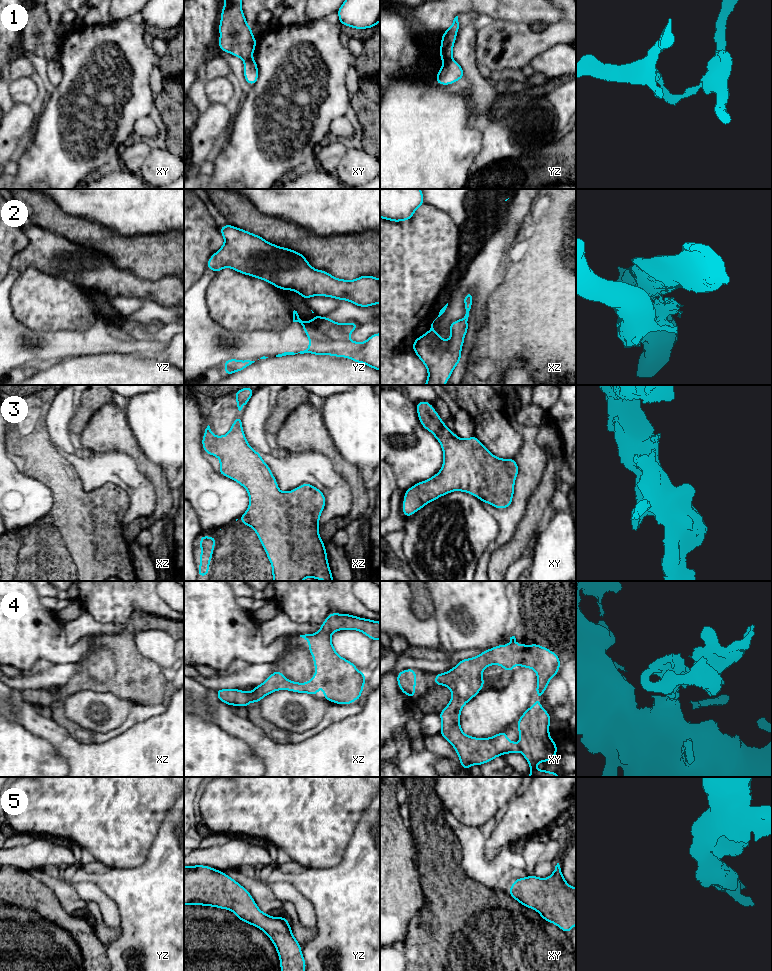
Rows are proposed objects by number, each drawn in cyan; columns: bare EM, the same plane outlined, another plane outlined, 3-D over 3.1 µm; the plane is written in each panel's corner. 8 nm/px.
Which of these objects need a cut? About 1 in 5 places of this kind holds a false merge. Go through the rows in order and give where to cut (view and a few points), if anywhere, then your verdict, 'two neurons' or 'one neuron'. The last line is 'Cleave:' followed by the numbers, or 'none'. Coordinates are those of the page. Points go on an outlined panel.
1: cut in xy along (252, 58), (244, 61); two neurons
2: cut in xz along (445, 309), (440, 311); two neurons
3: no cut; one neuron
4: no cut; one neuron
5: no cut; one neuron
Cleave: 1, 2

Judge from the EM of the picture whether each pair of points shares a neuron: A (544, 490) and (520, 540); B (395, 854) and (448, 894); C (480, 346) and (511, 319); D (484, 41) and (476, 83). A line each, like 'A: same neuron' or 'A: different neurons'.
A: same neuron
B: different neurons
C: same neuron
D: different neurons

